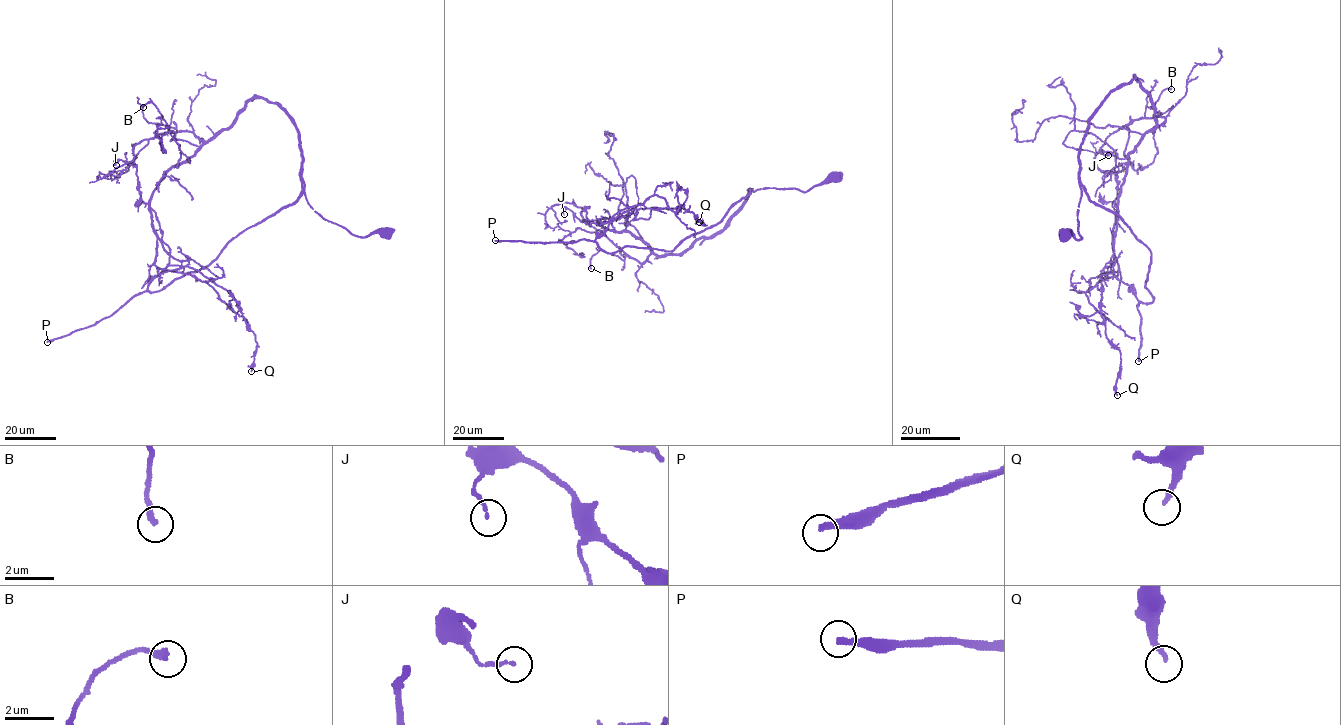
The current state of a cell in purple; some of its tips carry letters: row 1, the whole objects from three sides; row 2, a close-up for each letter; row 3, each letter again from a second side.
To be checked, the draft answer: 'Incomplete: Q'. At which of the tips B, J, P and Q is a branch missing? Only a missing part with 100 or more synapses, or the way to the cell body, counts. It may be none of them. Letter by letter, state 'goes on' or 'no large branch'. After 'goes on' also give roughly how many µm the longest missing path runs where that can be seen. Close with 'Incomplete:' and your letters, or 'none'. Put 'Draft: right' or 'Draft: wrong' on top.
Draft: wrong
B: no large branch
J: no large branch
P: goes on; about 170 µm are missing
Q: no large branch
Incomplete: P

